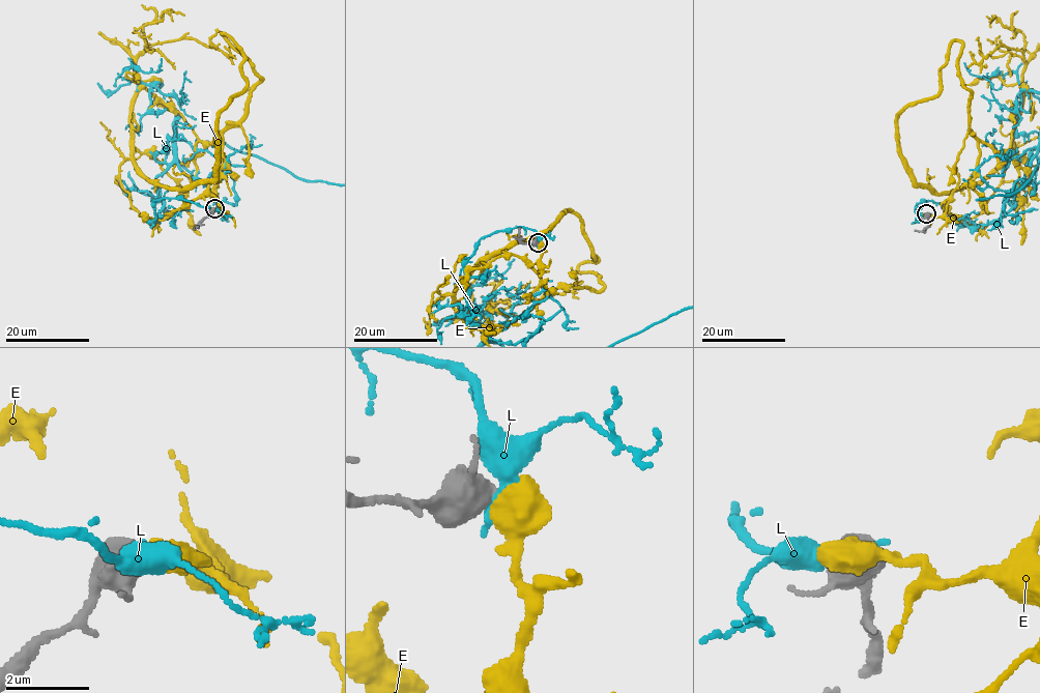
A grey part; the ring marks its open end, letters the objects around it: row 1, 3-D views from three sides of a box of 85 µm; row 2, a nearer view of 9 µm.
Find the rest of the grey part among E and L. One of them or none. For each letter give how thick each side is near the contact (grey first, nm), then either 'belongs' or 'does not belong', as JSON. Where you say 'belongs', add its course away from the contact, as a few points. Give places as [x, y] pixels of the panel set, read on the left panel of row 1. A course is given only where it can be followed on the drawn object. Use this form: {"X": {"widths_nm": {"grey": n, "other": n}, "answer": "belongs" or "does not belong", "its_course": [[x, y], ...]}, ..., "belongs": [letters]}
{"E": {"widths_nm": {"grey": 480, "other": 550}, "answer": "does not belong"}, "L": {"widths_nm": {"grey": 500, "other": 220}, "answer": "does not belong"}, "belongs": []}

